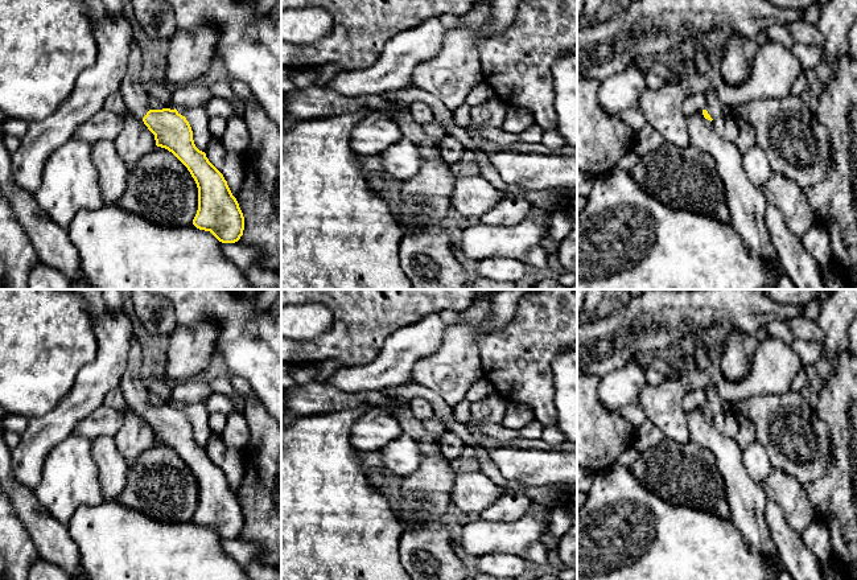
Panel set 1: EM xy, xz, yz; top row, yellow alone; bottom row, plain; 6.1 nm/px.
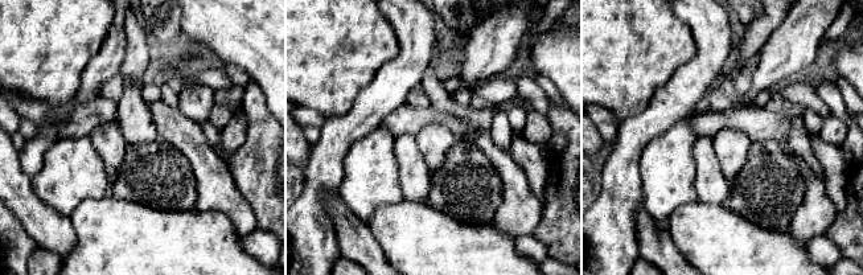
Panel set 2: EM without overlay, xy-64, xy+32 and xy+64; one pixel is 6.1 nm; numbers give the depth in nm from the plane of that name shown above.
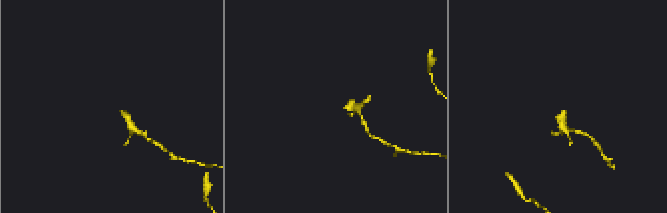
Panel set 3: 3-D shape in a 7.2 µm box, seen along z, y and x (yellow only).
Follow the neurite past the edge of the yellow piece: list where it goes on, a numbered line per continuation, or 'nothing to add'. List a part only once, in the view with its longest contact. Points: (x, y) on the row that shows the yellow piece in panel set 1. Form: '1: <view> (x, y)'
1: yz (715, 107)

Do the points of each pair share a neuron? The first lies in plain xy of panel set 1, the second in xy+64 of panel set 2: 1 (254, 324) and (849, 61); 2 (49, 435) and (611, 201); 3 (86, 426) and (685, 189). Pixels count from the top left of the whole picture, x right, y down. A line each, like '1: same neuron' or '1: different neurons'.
1: same neuron
2: same neuron
3: different neurons

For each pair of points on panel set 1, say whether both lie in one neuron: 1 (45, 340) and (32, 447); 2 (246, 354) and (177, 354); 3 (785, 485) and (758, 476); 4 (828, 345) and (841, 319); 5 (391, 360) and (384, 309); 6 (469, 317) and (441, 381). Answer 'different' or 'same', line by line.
1: different
2: different
3: different
4: same
5: different
6: different

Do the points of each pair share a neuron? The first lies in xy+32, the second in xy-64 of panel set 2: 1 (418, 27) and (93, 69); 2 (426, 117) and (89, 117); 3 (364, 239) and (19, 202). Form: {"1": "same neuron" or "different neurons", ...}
{"1": "same neuron", "2": "same neuron", "3": "same neuron"}

